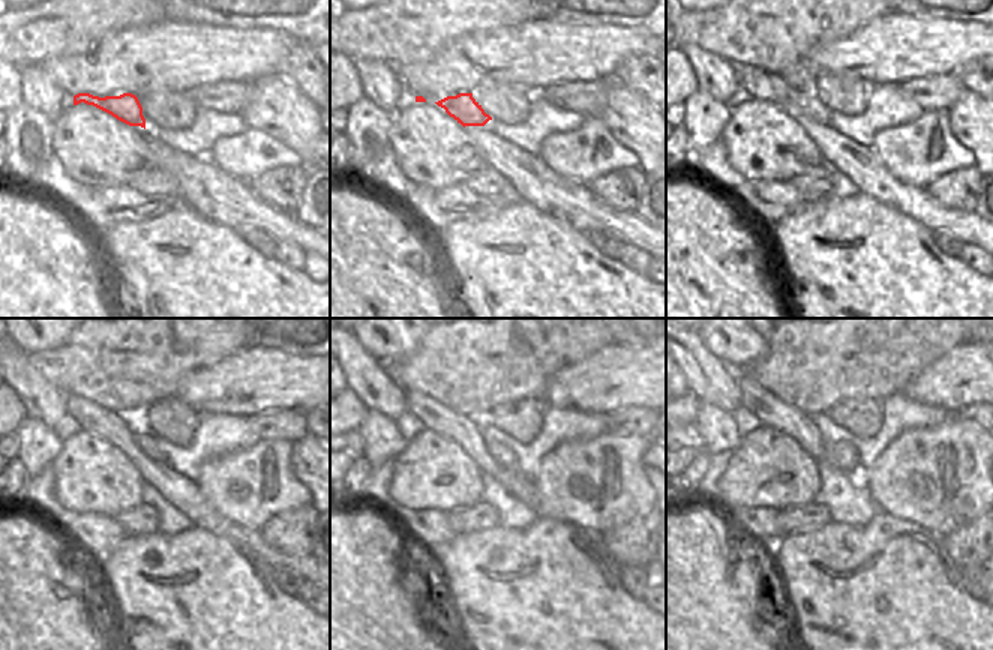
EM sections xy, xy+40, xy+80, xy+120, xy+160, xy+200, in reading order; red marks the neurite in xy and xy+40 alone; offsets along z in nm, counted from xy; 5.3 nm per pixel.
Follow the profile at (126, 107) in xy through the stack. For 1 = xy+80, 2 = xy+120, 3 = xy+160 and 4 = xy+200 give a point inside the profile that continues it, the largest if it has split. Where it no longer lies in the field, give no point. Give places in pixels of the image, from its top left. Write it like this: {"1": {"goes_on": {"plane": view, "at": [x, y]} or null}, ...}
{"1": {"goes_on": {"plane": "xy+80", "at": [812, 107]}}, "2": {"goes_on": {"plane": "xy+120", "at": [149, 443]}}, "3": {"goes_on": {"plane": "xy+160", "at": [500, 452]}}, "4": {"goes_on": {"plane": "xy+200", "at": [845, 455]}}}

